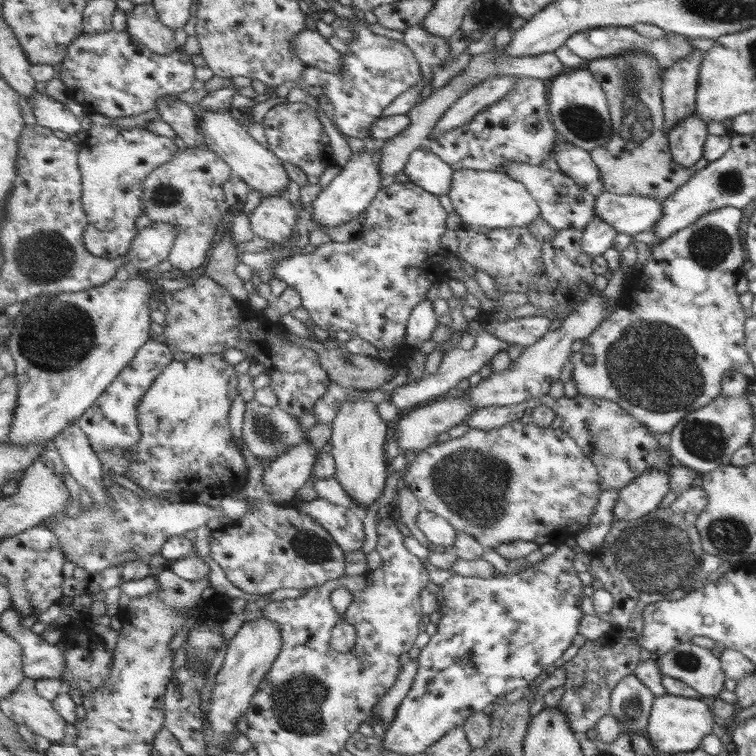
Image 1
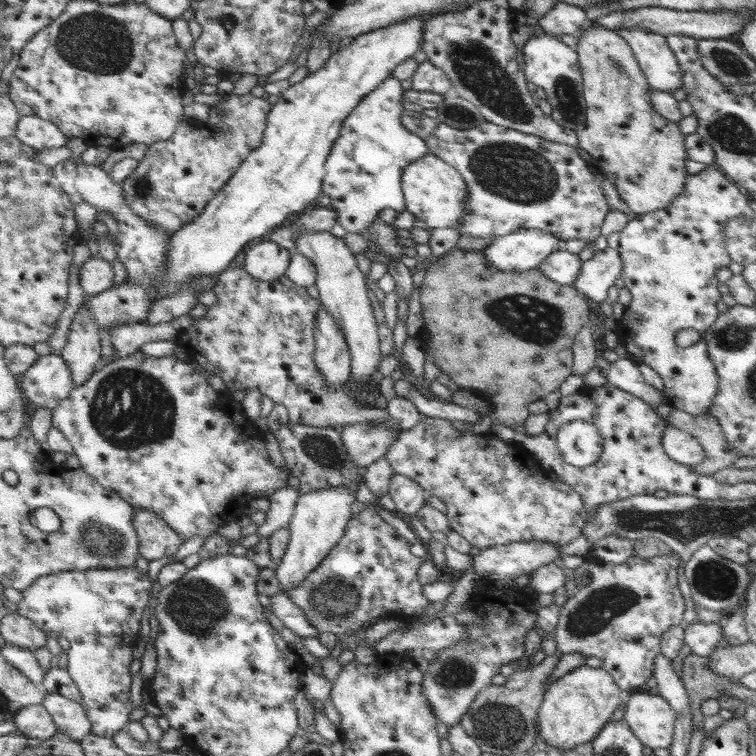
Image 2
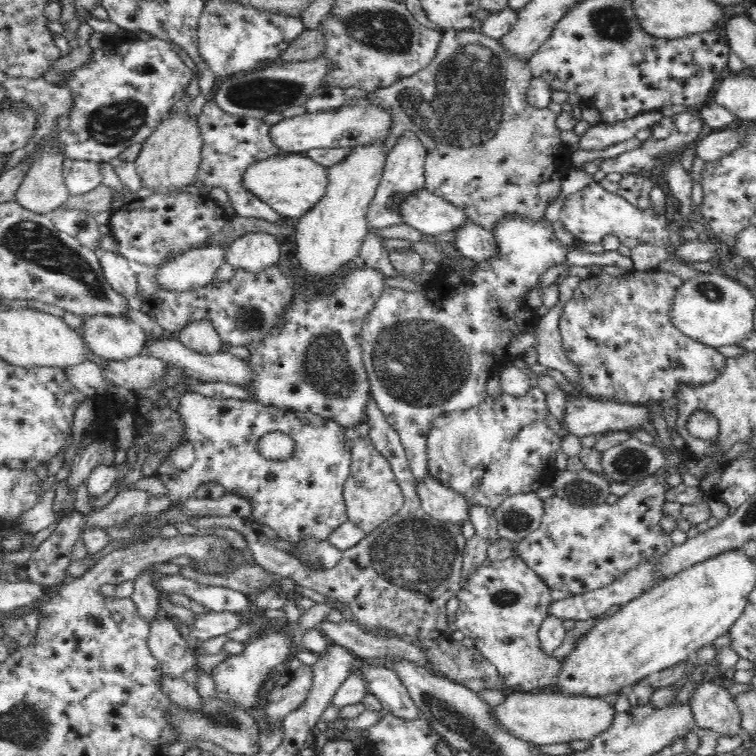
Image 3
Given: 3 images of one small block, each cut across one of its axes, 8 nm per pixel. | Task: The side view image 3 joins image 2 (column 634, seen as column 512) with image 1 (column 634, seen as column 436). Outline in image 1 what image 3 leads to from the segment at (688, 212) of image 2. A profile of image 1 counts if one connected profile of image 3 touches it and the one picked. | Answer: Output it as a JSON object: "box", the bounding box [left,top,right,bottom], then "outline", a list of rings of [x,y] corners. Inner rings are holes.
{"box":[569,208,755,434],"outline":[[[721,208],[721,210],[711,210],[703,216],[699,216],[691,226],[677,230],[675,234],[671,234],[669,238],[665,238],[661,244],[651,246],[651,256],[647,258],[645,266],[641,266],[641,270],[637,270],[637,280],[647,280],[639,286],[639,282],[635,284],[635,288],[631,290],[623,290],[623,294],[619,296],[619,304],[615,306],[615,310],[587,336],[587,340],[583,342],[583,348],[579,352],[573,352],[569,356],[569,364],[573,364],[573,372],[571,372],[571,382],[575,386],[577,396],[583,398],[601,398],[601,400],[609,400],[615,402],[623,412],[627,412],[631,418],[635,418],[637,422],[643,422],[651,434],[669,434],[673,430],[673,426],[687,414],[691,414],[693,410],[707,406],[711,400],[715,400],[721,392],[721,378],[723,374],[727,374],[729,370],[735,370],[739,374],[743,374],[745,382],[753,382],[755,380],[755,368],[751,366],[751,360],[745,352],[745,314],[743,308],[739,304],[739,294],[735,292],[735,282],[743,276],[743,272],[739,270],[741,264],[745,262],[745,252],[741,250],[741,242],[739,242],[739,234],[737,234],[737,226],[739,220],[743,218],[743,210],[737,208]],[[583,356],[593,356],[593,364],[585,366],[583,364]]]}

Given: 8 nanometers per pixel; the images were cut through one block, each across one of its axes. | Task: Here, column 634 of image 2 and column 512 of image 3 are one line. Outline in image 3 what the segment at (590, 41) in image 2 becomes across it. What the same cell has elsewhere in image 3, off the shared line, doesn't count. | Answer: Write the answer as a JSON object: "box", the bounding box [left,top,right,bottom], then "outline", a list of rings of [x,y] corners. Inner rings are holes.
{"box":[366,30,574,232],"outline":[[[444,30],[442,32],[442,42],[440,42],[440,48],[438,48],[438,54],[434,58],[434,62],[430,66],[426,66],[424,70],[416,72],[414,76],[408,76],[408,78],[402,78],[400,82],[392,84],[392,86],[386,86],[386,88],[380,88],[380,90],[374,90],[374,92],[368,92],[366,94],[366,100],[374,106],[380,106],[384,110],[388,110],[388,114],[392,116],[392,130],[390,130],[390,136],[392,134],[410,134],[414,132],[416,134],[416,140],[420,140],[426,148],[428,148],[428,158],[426,158],[426,188],[448,200],[450,204],[458,206],[460,210],[464,210],[468,214],[468,220],[476,222],[478,226],[486,228],[488,232],[494,232],[496,228],[496,222],[500,222],[506,214],[512,214],[516,212],[518,216],[524,216],[524,218],[530,218],[530,220],[540,220],[544,218],[544,212],[546,208],[550,206],[550,200],[554,196],[560,196],[562,192],[562,180],[566,178],[566,174],[572,170],[574,162],[572,162],[572,152],[568,150],[568,146],[560,140],[560,130],[558,130],[558,114],[548,110],[548,108],[536,108],[536,106],[530,106],[526,102],[526,94],[528,94],[528,86],[532,84],[534,80],[534,74],[530,70],[530,64],[528,60],[520,60],[520,58],[514,58],[508,50],[504,50],[504,46],[500,44],[500,40],[496,38],[490,38],[482,32],[470,32],[470,30]]]}

